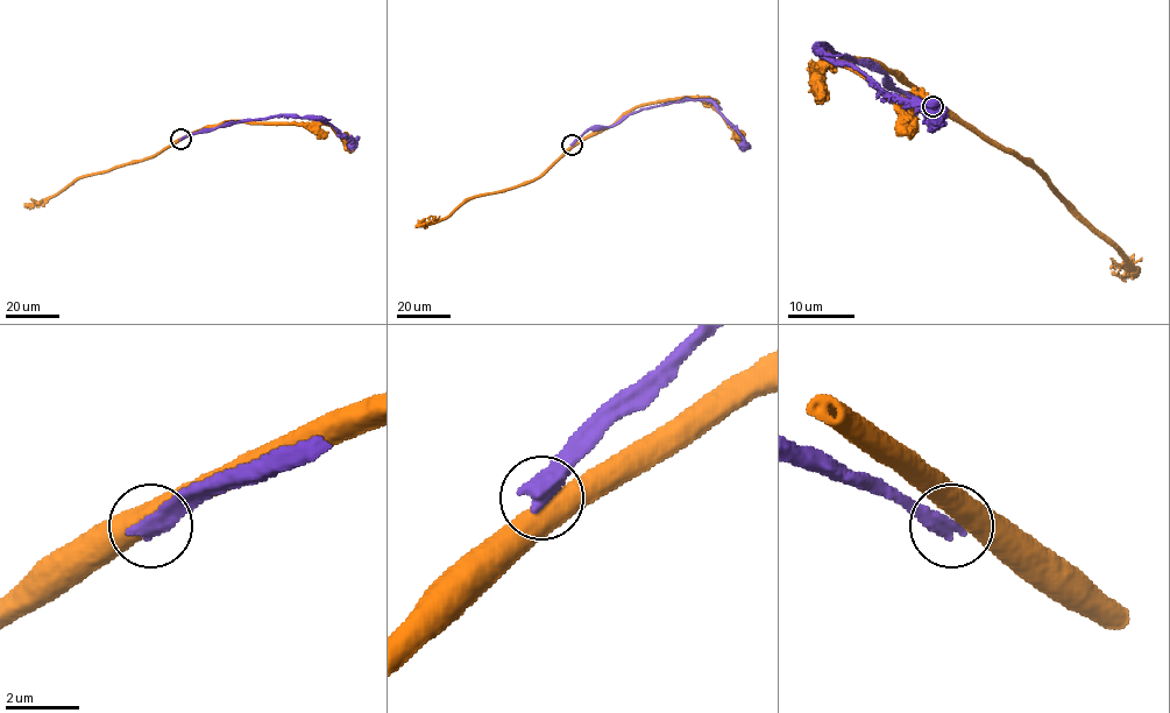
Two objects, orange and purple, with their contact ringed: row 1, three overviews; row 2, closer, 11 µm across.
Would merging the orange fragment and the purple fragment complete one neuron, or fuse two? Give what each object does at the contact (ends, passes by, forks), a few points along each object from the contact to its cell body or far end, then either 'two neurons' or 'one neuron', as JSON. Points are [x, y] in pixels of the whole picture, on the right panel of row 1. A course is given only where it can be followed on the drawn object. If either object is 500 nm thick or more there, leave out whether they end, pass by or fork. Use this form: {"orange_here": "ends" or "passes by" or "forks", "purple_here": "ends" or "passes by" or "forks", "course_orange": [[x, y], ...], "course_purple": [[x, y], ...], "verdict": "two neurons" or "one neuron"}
{"course_orange": [[934, 105], [908, 79], [885, 66], [865, 62], [814, 64], [843, 63], [865, 77], [895, 107], [910, 139]], "course_purple": [[931, 105], [892, 89], [884, 73], [825, 43], [817, 50], [829, 59], [853, 63], [944, 125]], "verdict": "two neurons"}

